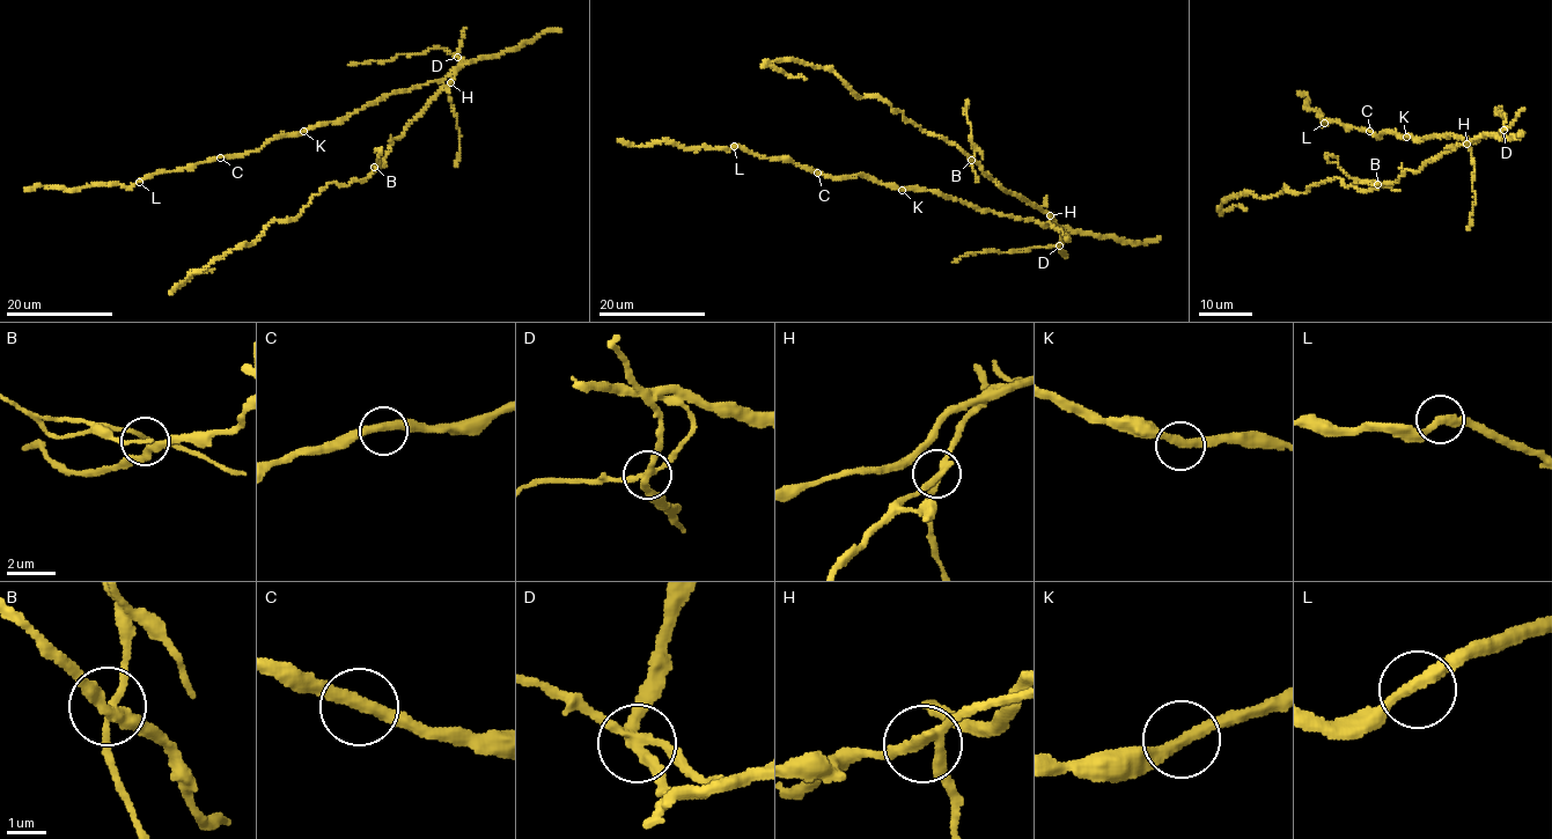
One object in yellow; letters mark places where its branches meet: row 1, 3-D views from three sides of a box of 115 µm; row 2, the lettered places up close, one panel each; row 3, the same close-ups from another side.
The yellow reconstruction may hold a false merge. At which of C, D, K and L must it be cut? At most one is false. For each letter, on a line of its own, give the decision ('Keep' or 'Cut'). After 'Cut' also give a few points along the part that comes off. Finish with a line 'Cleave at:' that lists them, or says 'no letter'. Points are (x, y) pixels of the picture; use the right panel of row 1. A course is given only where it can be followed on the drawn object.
C: Keep
D: Cut. Course of the part to remove: (1503, 130), (1376, 188), (1347, 186), (1337, 177), (1302, 192), (1244, 192), (1220, 206), (1245, 208)
K: Keep
L: Keep
Cleave at: D

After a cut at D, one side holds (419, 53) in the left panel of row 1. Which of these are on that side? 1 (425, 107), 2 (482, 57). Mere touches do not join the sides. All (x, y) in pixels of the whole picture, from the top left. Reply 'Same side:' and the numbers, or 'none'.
Same side: 2

